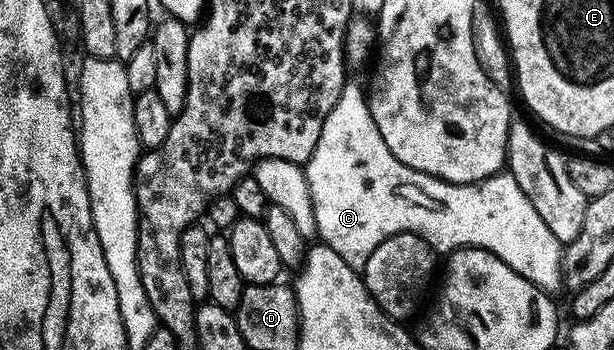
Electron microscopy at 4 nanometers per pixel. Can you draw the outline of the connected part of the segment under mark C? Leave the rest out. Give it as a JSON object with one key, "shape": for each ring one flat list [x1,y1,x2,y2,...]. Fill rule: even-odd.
{"shape":[[352,80,345,81,344,91,340,94,338,104,334,104,334,108,328,113,322,124,318,144,306,164,306,173,310,196,314,204,314,216,316,217,315,233,320,234,319,241,325,246,334,248,334,252,338,252,338,256,342,256,342,260,346,260,346,264,350,264,350,268,354,268,358,272,363,271,368,254,374,252,374,248,378,248,378,244,382,244,382,240,386,240,395,234,417,234,419,238,426,240,428,247,437,255,447,255,451,251,459,250,461,246,477,246,479,250,489,250,494,256,498,256,498,260,502,260,507,266,514,268,514,272,518,272,518,276,530,280,540,290,553,292,552,290,557,289,559,291,561,289,560,256,562,243,556,239,554,232,550,232,550,228,546,228,546,224,542,224,542,216,538,216,538,212,534,212,534,204,530,204,526,192,522,192,522,188,518,188,518,180,514,180,514,176,510,173,501,172,483,178,482,181,475,184,457,184,457,182,444,182,441,178,435,178,426,172,418,172,414,168,402,164,402,160,398,160,394,156,394,152,390,152,390,148,386,148,386,140,382,140,382,136,378,132,378,124,374,124,374,116,370,116,365,91,362,86,360,90,359,84,352,82]]}

